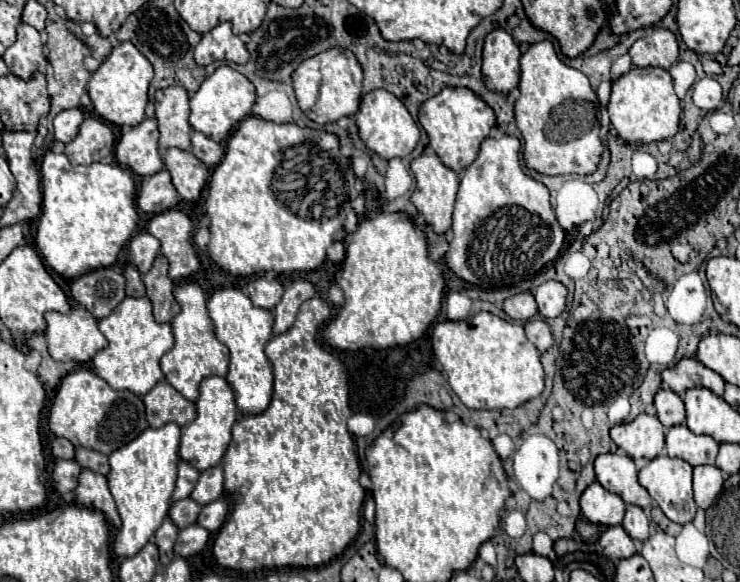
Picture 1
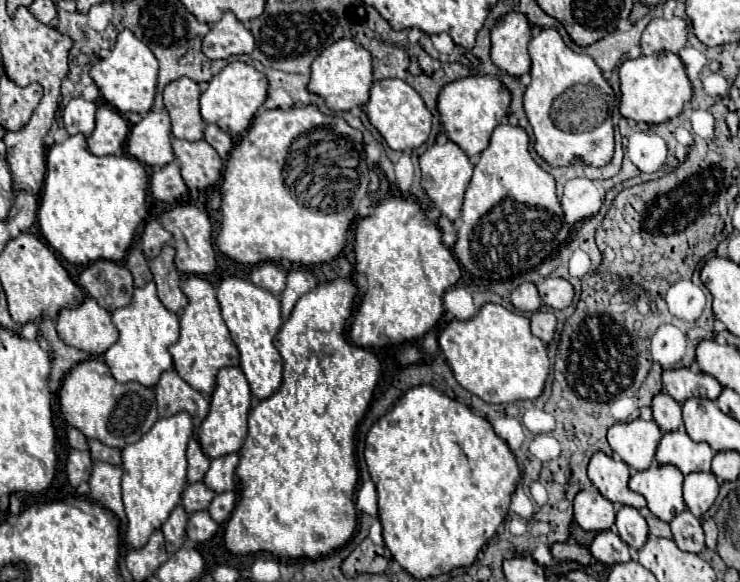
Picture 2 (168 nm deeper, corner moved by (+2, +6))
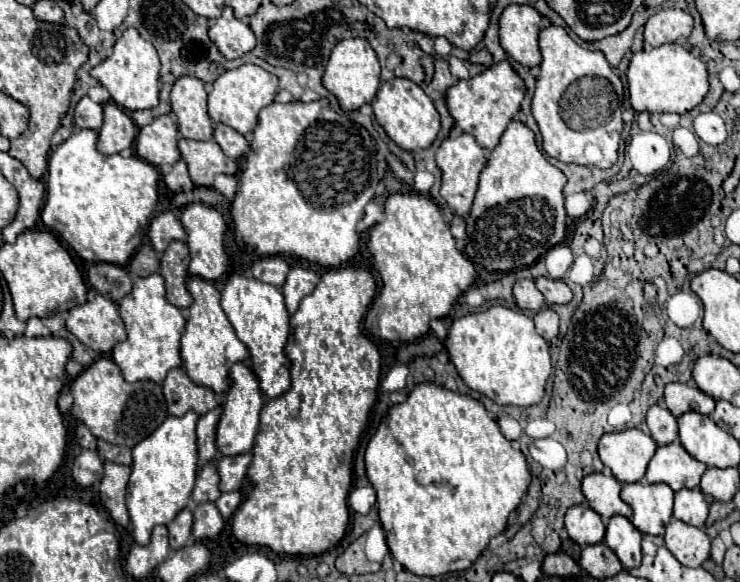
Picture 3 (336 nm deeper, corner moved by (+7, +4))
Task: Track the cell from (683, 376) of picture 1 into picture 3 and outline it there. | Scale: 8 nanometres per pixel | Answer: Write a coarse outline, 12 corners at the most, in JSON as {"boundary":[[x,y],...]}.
{"boundary":[[689,383],[665,387],[675,417],[689,411],[711,415],[715,401]]}

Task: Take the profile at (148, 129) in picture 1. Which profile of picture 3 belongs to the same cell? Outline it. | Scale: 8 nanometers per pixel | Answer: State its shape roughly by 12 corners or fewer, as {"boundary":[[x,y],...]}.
{"boundary":[[171,115],[139,129],[137,155],[155,167],[181,157]]}

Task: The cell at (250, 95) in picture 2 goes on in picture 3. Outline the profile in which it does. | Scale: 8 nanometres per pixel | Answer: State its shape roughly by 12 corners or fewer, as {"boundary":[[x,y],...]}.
{"boundary":[[259,65],[225,71],[209,115],[251,135],[277,95],[277,75]]}

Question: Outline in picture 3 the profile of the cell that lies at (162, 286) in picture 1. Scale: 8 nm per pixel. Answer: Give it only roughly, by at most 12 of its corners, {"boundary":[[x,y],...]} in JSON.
{"boundary":[[185,241],[161,255],[167,299],[179,309],[193,301],[185,287],[191,255]]}

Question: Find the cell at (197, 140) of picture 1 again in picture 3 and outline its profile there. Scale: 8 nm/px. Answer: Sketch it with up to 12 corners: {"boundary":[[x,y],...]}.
{"boundary":[[223,123],[215,125],[213,139],[223,153],[239,159],[249,149],[247,139]]}

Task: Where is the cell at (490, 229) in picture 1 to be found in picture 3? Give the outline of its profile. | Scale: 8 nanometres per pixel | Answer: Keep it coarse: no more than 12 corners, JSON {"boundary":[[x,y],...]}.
{"boundary":[[511,121],[467,215],[467,257],[533,265],[563,241],[567,177]]}

